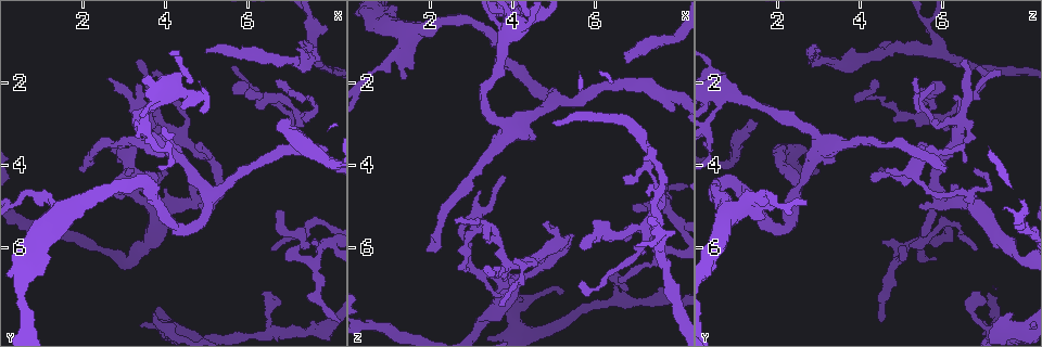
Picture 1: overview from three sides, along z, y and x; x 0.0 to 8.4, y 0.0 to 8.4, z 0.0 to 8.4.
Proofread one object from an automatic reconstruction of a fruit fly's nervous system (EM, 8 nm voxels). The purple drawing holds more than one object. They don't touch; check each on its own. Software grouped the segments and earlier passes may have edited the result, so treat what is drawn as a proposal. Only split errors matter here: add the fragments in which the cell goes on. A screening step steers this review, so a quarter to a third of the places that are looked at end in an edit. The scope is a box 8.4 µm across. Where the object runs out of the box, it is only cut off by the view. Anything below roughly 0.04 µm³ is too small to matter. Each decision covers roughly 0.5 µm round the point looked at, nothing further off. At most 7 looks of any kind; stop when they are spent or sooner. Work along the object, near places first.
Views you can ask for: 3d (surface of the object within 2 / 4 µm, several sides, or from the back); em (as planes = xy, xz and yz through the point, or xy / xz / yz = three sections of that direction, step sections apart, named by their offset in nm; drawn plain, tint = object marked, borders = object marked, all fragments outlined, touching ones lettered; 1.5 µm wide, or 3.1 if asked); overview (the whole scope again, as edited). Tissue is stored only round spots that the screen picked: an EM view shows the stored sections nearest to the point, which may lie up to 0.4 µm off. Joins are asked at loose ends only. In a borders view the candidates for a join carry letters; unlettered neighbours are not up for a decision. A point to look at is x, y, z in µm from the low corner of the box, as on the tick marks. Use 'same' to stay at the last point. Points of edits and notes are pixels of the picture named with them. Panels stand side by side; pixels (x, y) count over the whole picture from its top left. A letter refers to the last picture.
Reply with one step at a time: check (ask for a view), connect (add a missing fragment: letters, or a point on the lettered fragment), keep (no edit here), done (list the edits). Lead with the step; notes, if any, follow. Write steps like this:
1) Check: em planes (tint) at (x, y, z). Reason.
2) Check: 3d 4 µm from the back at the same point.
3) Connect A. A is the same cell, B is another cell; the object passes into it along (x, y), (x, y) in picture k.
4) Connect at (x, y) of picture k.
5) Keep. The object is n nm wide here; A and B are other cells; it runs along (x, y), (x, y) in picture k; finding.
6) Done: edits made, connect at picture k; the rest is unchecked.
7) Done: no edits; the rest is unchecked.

Check: 3d 2 µm from the back at (1.90, 4.05, 6.05). Long arm stops here.

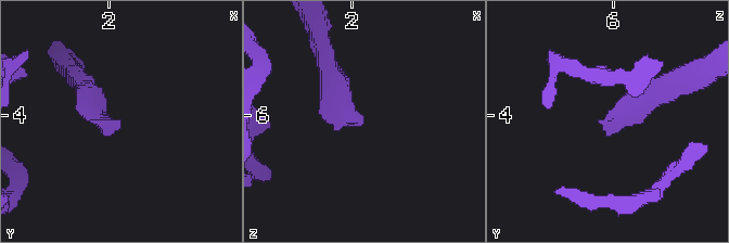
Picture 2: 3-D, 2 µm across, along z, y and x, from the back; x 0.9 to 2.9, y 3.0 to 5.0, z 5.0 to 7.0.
Check: em xz step 4 (tint) at (1.94, 4.06, 6.06). Shape alone is not enough.

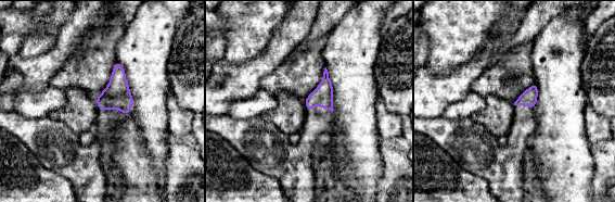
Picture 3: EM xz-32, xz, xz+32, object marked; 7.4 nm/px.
Check: em planes (borders) at the same point. Cut it another way.

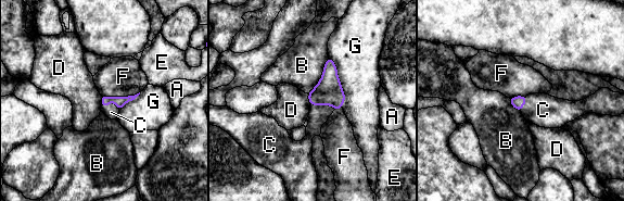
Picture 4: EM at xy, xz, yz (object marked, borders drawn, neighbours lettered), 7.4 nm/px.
Connect C. C is the same cell, A, B, D, E, F and G are other cells; the cell continues.

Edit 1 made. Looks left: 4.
Check: 3d 4 µm at (3.75, 7.55, 7.50).

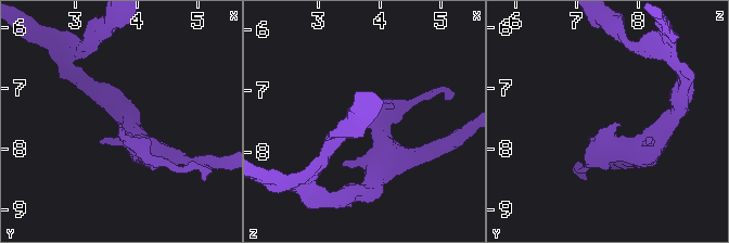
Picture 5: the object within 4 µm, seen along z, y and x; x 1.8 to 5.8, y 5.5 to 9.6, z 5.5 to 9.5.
Check: em planes (borders) at (3.70, 7.60, 7.50).

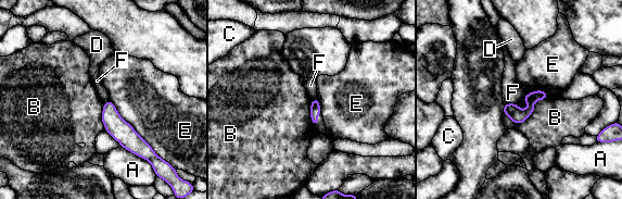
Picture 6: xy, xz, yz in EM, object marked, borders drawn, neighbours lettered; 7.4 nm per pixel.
Keep. A, B, C, D, E and F are other cells; a border runs along (516, 102), (506, 102), (504, 104) in picture 6; none of them fits.

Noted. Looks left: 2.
Done: edits made, connect at picture 4; the rest is unchecked.

